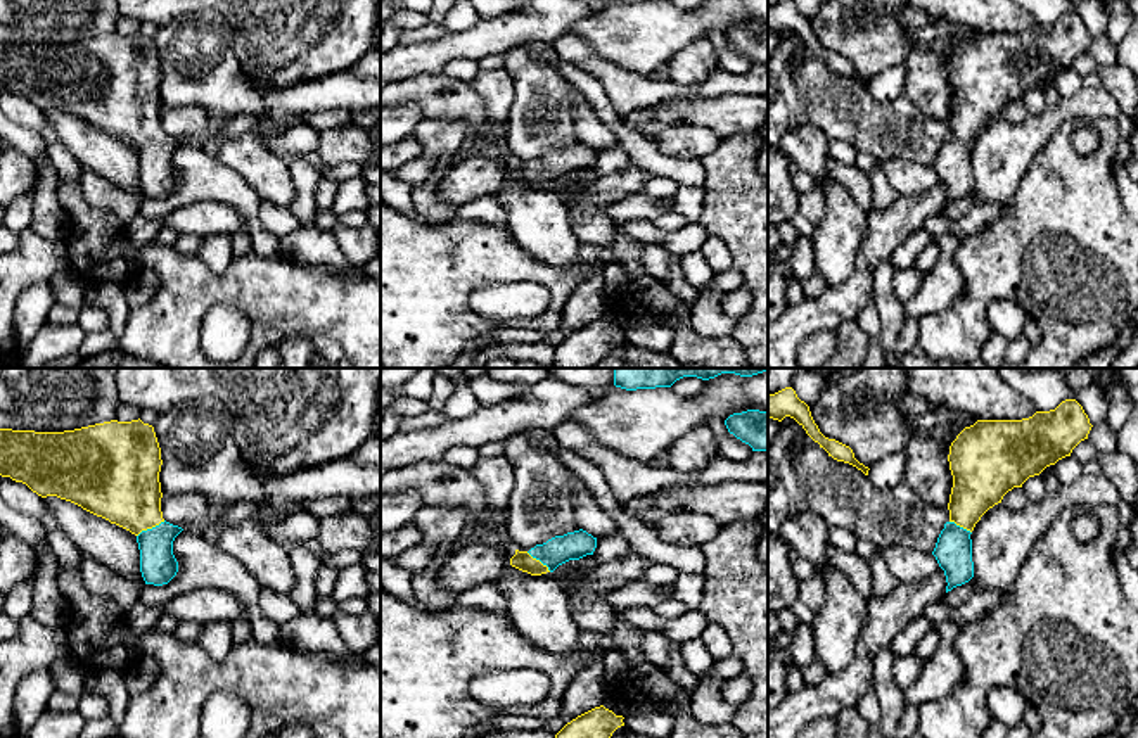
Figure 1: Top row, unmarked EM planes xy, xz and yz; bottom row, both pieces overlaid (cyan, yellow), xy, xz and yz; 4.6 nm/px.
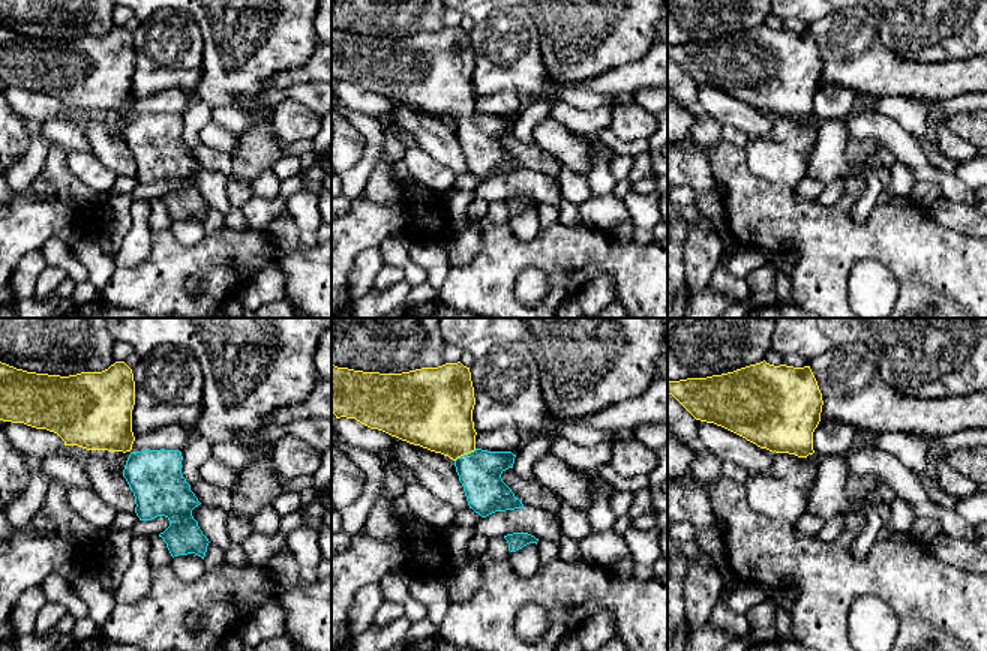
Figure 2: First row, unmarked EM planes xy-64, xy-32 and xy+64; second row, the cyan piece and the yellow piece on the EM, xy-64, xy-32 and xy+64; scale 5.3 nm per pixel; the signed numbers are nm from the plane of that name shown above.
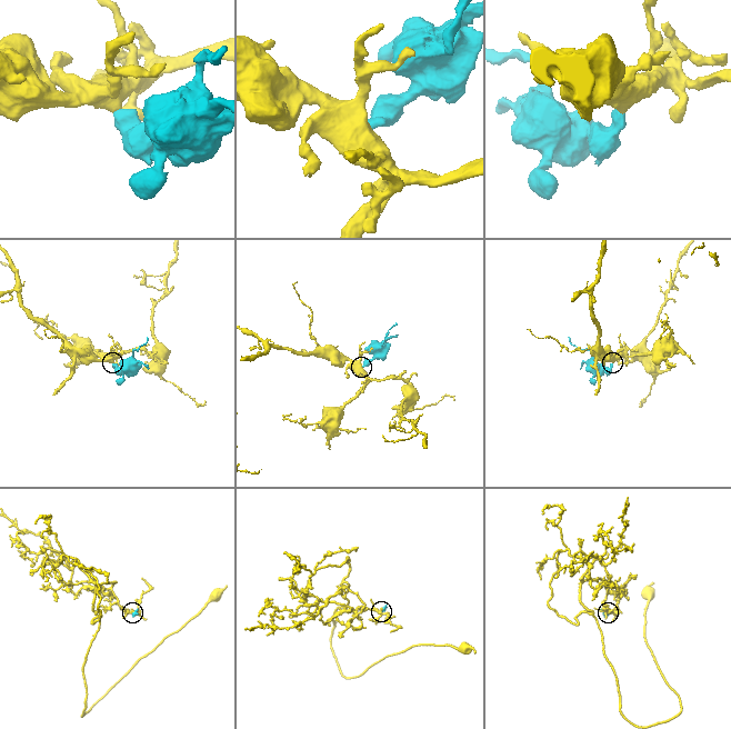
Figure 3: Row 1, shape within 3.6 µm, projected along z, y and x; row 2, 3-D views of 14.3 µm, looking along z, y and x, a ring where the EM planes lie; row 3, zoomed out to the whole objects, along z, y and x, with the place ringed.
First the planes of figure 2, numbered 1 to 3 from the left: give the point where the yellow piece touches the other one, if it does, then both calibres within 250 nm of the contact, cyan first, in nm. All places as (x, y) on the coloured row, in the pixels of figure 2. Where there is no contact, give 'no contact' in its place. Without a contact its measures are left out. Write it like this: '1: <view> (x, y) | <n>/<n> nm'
1: no contact
2: xy-32 (465, 455) | 220/360 nm
3: no contact

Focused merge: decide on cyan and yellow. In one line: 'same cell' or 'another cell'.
same cell

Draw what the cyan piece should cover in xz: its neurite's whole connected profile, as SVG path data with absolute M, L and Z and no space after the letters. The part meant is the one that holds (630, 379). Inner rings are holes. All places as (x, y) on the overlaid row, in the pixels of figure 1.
M614 368L614 385L626 391L655 389L671 387L683 377L709 380L721 373L752 377L763 372L768 368Z

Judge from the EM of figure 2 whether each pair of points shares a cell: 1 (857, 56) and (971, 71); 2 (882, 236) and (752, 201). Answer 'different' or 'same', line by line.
1: same
2: same

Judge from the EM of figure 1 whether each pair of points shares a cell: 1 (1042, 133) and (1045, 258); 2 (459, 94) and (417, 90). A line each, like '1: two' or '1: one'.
1: two
2: one

